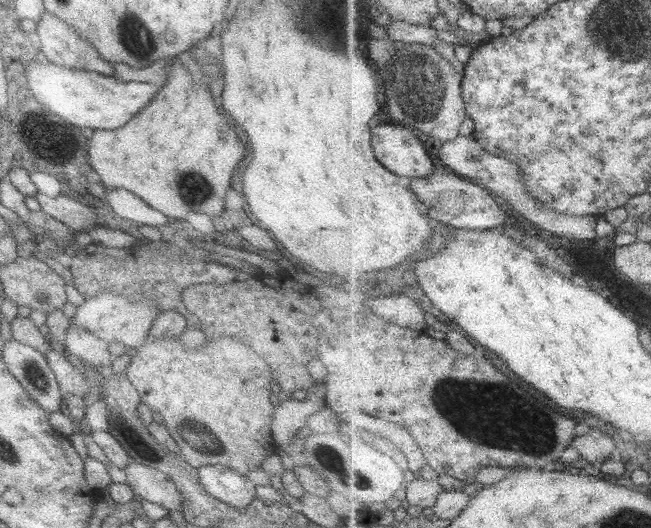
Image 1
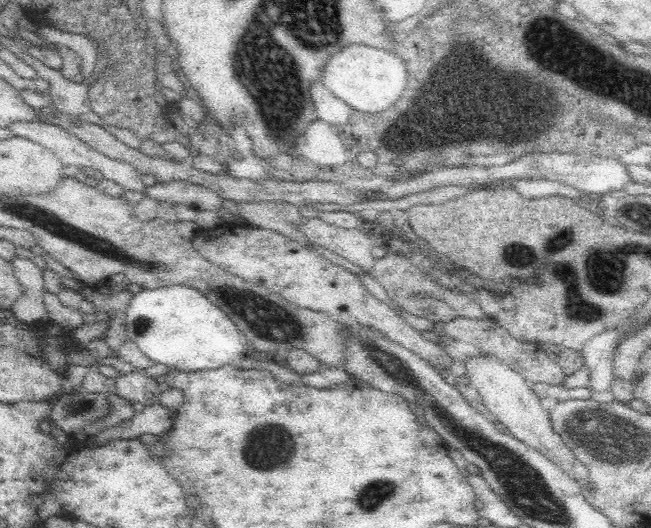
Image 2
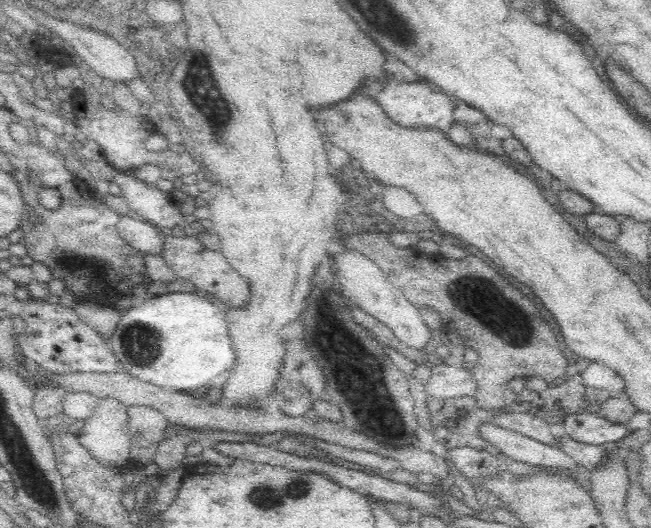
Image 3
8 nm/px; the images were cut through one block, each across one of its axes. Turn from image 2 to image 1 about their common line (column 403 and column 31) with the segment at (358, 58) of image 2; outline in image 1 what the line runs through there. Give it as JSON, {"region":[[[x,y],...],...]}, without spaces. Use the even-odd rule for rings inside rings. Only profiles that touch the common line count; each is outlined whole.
{"region":[[[31,62],[25,66],[27,88],[31,90],[33,98],[51,110],[55,116],[63,118],[69,124],[79,128],[111,130],[125,124],[134,114],[141,110],[153,95],[158,92],[155,84],[143,82],[118,82],[113,77],[103,76],[87,70],[69,70],[65,66],[55,64],[41,64]]]}

